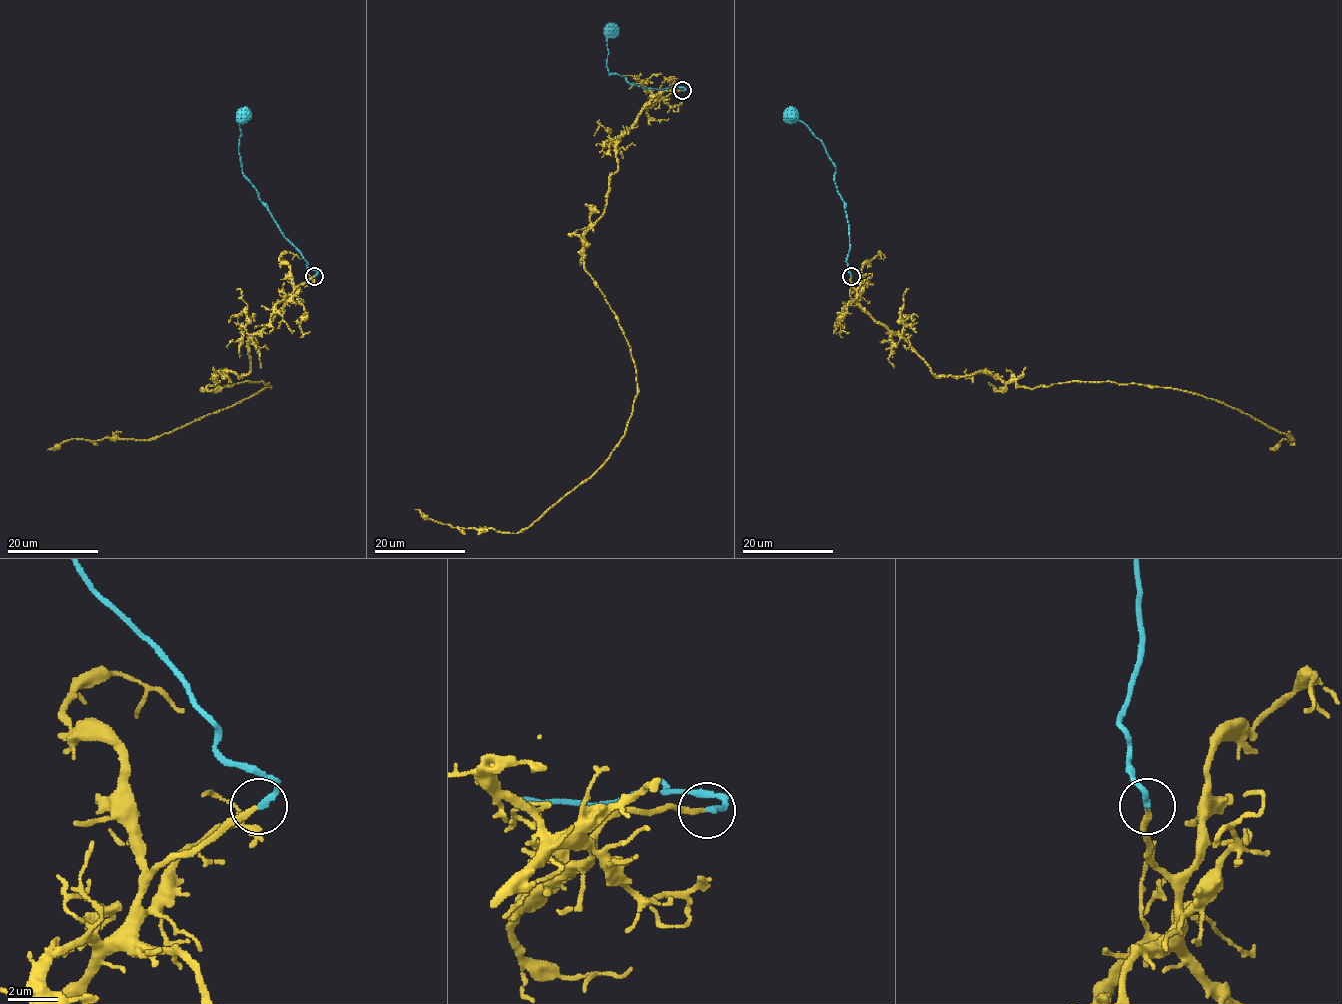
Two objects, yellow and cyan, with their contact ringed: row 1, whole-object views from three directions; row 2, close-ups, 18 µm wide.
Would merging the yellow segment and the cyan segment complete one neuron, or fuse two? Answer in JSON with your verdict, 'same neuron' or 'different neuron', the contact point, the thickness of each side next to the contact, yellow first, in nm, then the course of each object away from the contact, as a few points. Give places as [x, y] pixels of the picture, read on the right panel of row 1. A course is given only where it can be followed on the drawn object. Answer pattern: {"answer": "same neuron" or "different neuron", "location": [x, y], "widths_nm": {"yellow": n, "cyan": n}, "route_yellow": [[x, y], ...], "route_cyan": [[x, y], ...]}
{"answer": "same neuron", "location": [851, 276], "widths_nm": {"yellow": 220, "cyan": 240}, "route_yellow": [[850, 276], [856, 301], [932, 373], [988, 371], [1032, 388], [1178, 388], [1294, 439], [1270, 450]], "route_cyan": [[850, 276], [846, 260], [849, 230], [845, 203], [836, 185], [836, 165], [824, 145], [809, 129], [789, 115]]}

